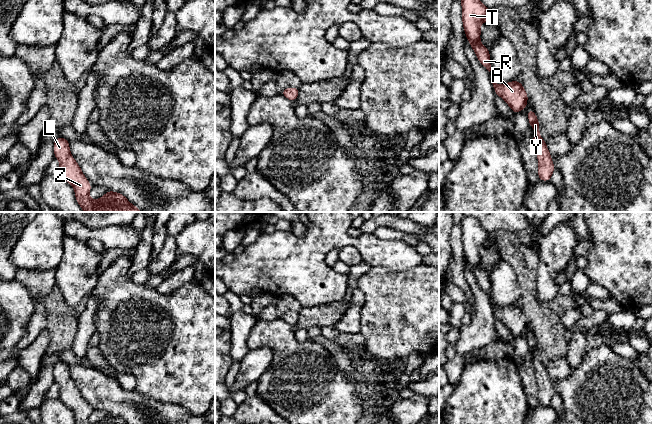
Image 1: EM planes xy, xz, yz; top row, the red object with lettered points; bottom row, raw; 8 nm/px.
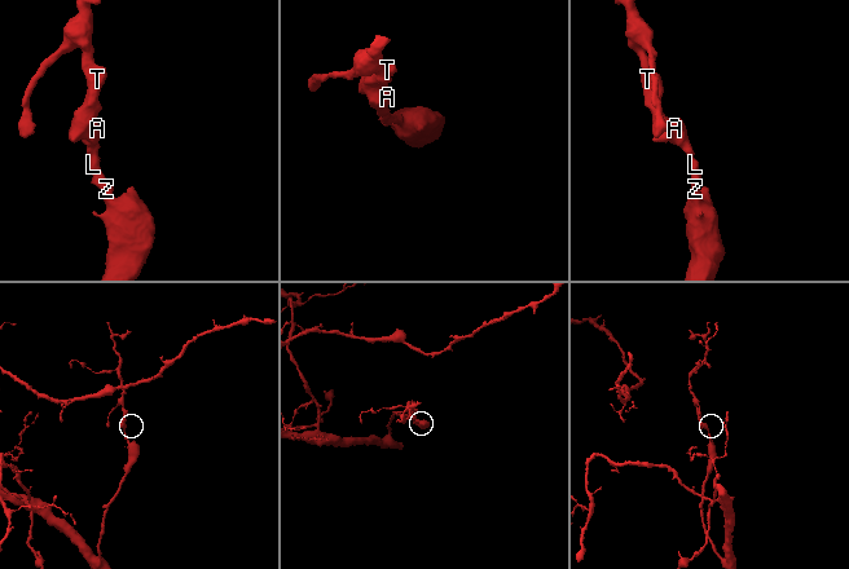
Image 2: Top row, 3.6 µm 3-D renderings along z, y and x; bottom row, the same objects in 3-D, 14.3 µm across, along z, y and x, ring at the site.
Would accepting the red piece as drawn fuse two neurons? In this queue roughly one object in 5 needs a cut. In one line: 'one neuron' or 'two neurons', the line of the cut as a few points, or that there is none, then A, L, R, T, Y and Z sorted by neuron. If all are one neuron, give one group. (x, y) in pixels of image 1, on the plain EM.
one neuron; cut none; groups A L R T Y Z

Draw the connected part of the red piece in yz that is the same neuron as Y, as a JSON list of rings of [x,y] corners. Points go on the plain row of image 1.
[[[528,333],[527,336],[529,349],[534,352],[533,366],[538,381],[538,402],[542,405],[551,405],[552,397],[555,394],[551,378],[546,370],[546,365],[540,360],[540,349],[535,336],[533,333]]]

